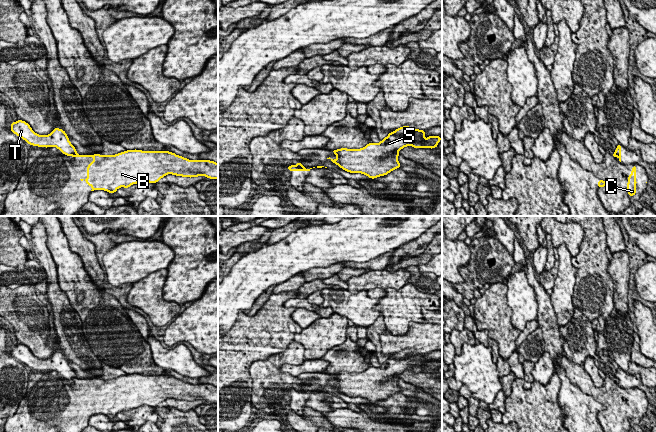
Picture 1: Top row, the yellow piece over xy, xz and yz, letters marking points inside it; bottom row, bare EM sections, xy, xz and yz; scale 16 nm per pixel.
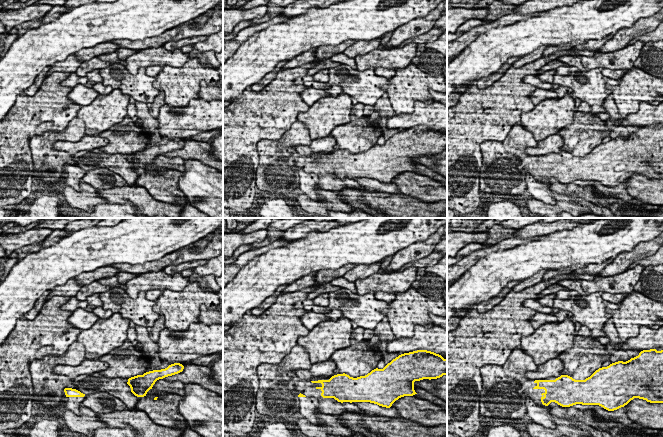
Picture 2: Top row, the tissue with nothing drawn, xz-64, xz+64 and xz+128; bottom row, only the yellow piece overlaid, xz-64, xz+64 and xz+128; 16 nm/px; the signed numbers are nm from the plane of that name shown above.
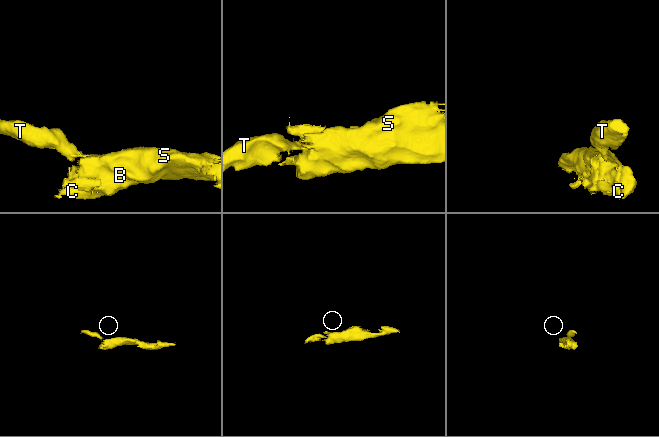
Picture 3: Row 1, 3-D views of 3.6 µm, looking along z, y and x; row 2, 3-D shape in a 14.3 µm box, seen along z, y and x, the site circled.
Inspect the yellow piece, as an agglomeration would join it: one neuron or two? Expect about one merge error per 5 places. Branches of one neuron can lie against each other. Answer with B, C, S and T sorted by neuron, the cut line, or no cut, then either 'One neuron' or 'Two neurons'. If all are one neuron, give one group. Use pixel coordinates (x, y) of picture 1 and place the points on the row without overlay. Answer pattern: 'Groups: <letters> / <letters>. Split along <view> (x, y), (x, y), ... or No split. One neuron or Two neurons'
Groups: B C S / T. Split along xy (76, 377), (71, 379). Two neurons

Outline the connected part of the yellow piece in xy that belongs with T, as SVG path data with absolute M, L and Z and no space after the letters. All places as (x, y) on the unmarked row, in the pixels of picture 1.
M17 344L11 347L10 354L29 369L45 372L56 371L64 379L70 381L77 378L77 374L69 365L66 356L60 352L54 352L49 359L39 359L32 354L27 346Z

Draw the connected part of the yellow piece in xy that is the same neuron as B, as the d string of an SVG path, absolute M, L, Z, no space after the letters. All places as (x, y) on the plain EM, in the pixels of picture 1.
M126 374L115 379L80 379L72 381L92 381L93 385L87 390L86 408L92 411L91 415L104 414L109 418L115 417L118 412L129 412L140 406L157 407L167 398L182 401L205 400L209 403L218 403L218 387L211 384L189 384L169 375L142 375Z

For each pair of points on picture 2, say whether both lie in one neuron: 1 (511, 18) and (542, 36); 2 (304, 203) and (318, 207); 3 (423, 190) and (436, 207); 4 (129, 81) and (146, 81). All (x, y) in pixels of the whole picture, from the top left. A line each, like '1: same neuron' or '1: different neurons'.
1: different neurons
2: same neuron
3: different neurons
4: same neuron

